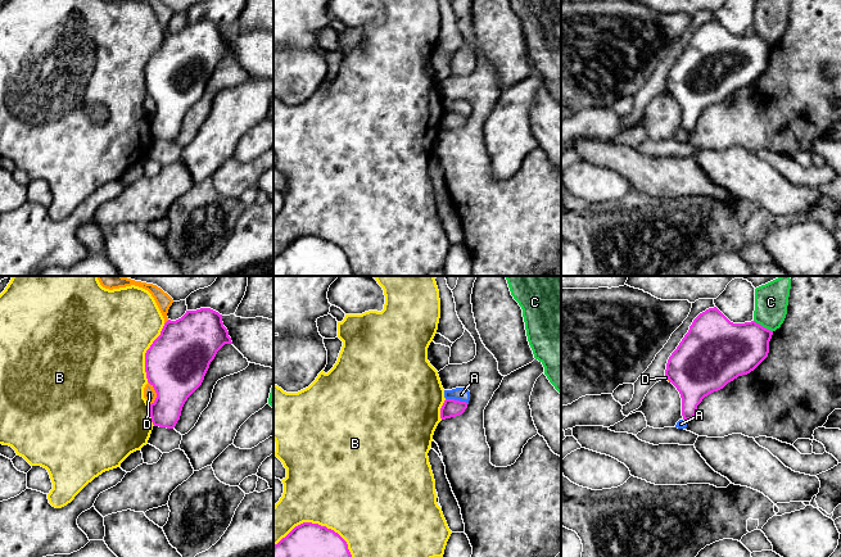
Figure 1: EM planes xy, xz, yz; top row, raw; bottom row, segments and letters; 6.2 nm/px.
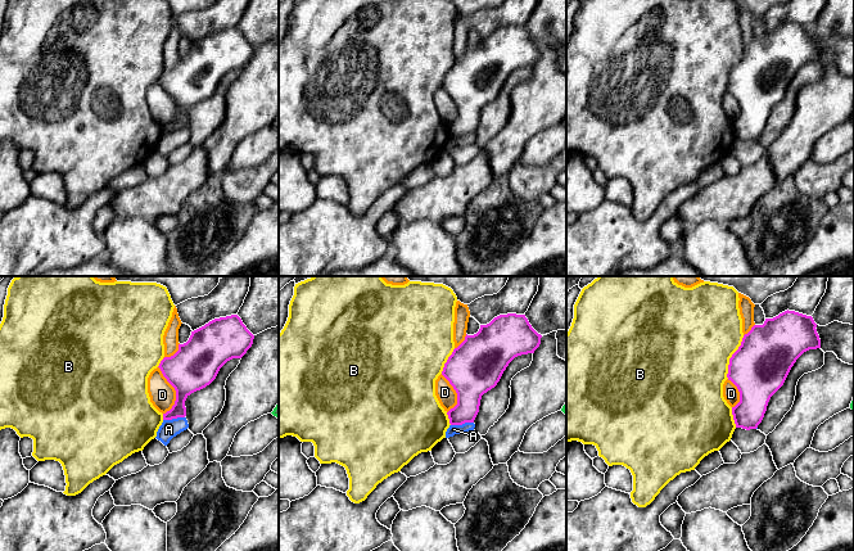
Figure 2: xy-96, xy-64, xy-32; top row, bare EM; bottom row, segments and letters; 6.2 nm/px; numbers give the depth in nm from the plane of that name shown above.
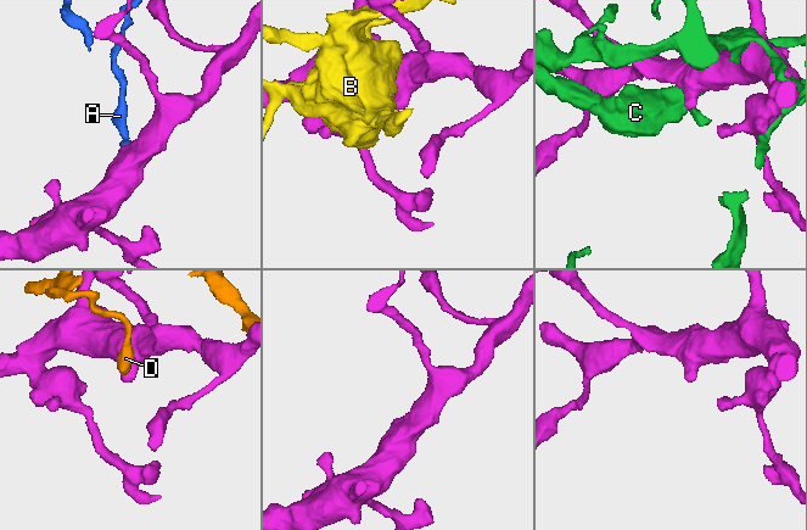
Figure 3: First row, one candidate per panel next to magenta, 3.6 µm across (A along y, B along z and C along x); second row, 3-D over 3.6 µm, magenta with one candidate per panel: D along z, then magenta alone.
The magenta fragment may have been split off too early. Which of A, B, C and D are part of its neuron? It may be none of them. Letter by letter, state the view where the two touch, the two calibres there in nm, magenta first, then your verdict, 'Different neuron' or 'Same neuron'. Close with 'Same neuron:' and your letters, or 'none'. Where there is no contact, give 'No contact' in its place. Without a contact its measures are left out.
A: Touches magenta in xz. Thickness 110 nm (magenta) against 90 nm. Different neuron
B: Touches magenta in xz. Thickness 480 nm (magenta) against 500 nm. Different neuron
C: Touches magenta in yz. Thickness 340 nm (magenta) against 200 nm. Different neuron
D: Touches magenta in xy. Thickness 380 nm (magenta) against 80 nm. Different neuron
Same neuron: none

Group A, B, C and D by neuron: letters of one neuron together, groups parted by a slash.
A / B / C / D

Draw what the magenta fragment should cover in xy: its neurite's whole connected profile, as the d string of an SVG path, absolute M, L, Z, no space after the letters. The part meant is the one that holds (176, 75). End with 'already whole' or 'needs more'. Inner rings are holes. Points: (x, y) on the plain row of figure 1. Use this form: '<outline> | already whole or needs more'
M211 21L186 23L181 31L164 36L160 47L145 65L146 91L157 105L155 113L150 117L154 139L176 139L185 114L202 98L211 74L225 56L232 54L223 39L222 27Z | already whole

